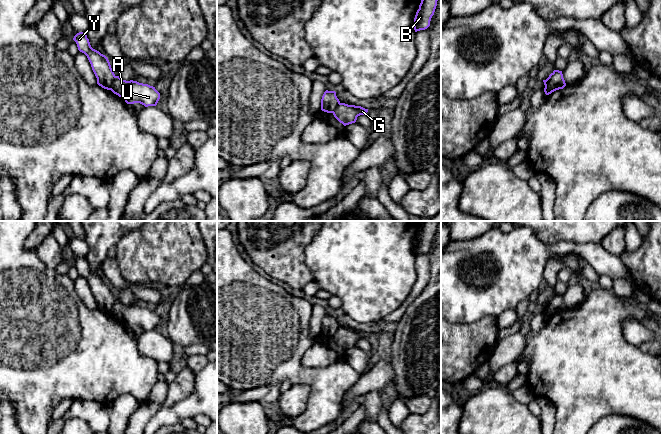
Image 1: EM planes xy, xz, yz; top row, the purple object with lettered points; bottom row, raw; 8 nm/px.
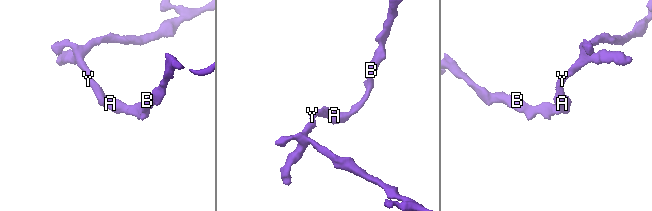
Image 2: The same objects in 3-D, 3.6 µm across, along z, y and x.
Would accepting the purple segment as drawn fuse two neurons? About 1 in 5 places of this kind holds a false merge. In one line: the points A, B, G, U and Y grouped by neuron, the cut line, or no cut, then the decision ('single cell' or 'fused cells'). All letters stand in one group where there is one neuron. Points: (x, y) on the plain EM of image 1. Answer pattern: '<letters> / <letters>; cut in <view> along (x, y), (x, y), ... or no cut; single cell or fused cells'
A B G U / Y; cut in xy along (115, 300), (110, 313); fused cells

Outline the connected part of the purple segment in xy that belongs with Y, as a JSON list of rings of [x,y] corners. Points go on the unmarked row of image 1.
[[[77,257],[73,264],[76,266],[78,274],[87,280],[97,302],[97,308],[104,313],[111,314],[115,298],[108,282],[91,271],[85,257]]]

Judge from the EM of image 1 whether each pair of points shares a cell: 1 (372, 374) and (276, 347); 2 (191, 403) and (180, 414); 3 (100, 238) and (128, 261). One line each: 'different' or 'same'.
1: different
2: same
3: different

